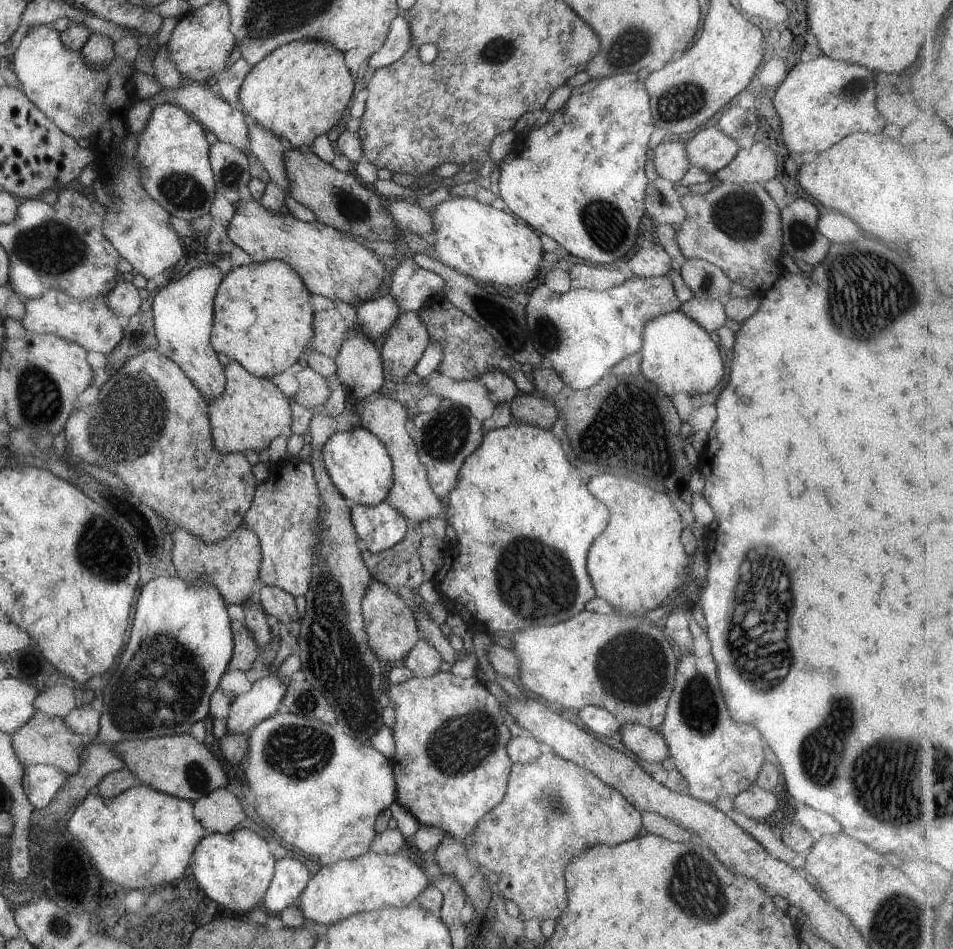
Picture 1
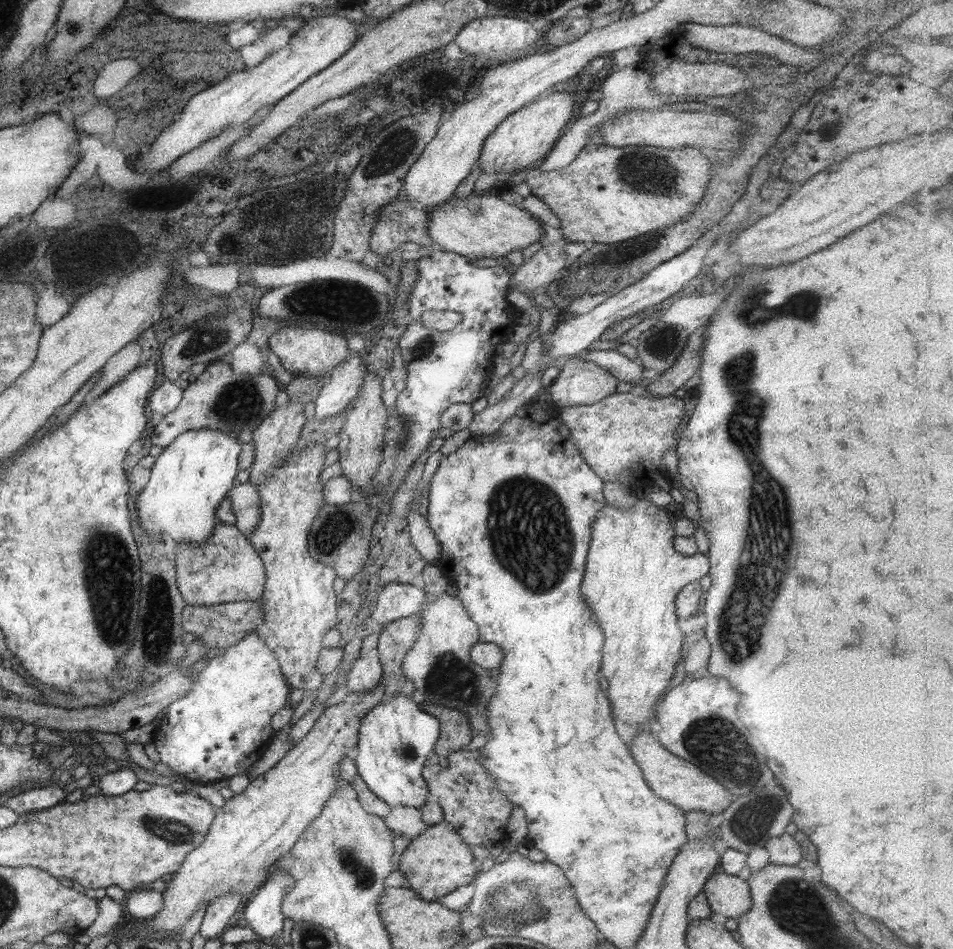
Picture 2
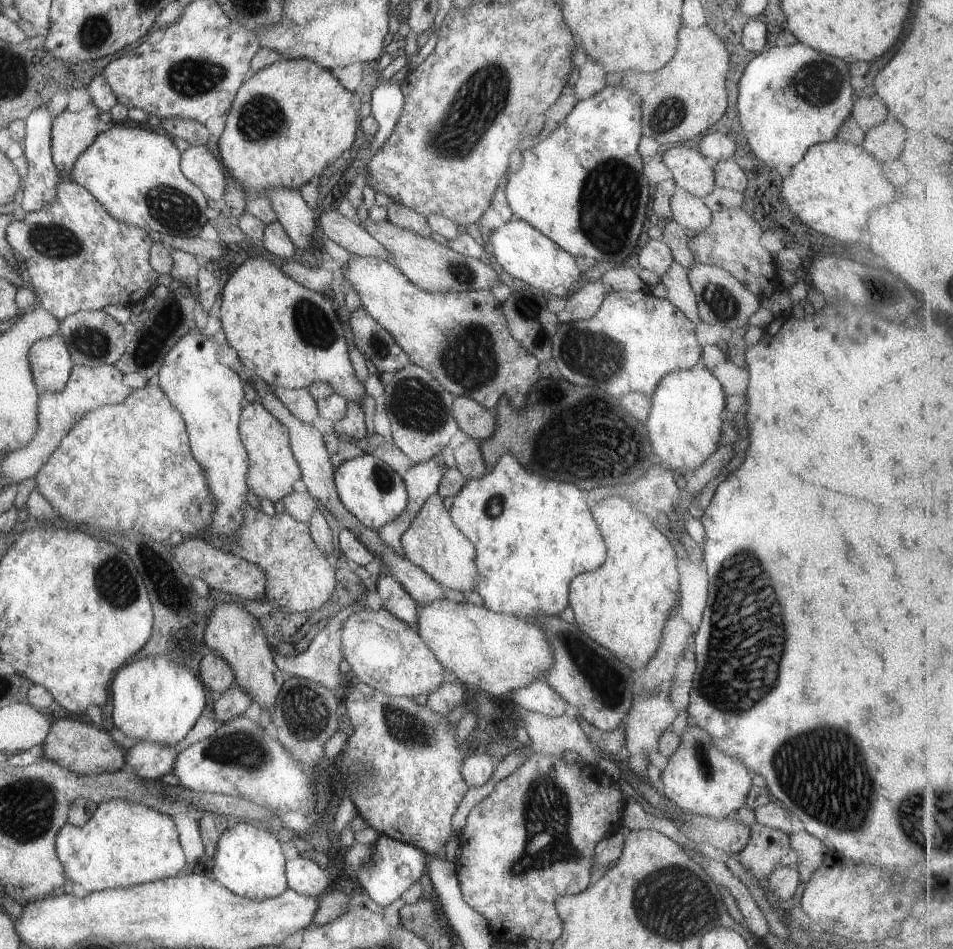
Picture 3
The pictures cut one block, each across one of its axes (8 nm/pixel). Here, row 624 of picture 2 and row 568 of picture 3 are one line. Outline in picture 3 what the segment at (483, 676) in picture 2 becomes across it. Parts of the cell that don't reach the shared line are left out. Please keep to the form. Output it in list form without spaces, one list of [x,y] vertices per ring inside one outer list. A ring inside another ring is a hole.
[[[436,493],[425,498],[425,502],[411,524],[400,537],[405,559],[415,567],[423,570],[430,578],[443,588],[457,592],[467,592],[473,589],[475,582],[475,566],[473,558],[475,550],[473,544],[461,534],[461,530],[453,525],[453,520],[445,506],[443,499]]]

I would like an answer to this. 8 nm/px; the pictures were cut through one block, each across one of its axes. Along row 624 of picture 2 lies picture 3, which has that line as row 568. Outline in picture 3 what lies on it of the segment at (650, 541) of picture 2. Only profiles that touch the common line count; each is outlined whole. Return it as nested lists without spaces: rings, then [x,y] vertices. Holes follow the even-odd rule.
[[[621,496],[603,498],[595,506],[589,506],[593,520],[605,544],[605,562],[596,570],[575,576],[568,586],[568,605],[574,613],[578,630],[596,644],[609,650],[632,672],[645,666],[657,651],[661,642],[663,624],[669,612],[679,602],[679,572],[676,568],[675,550],[672,543],[655,528],[653,521],[641,509]]]

